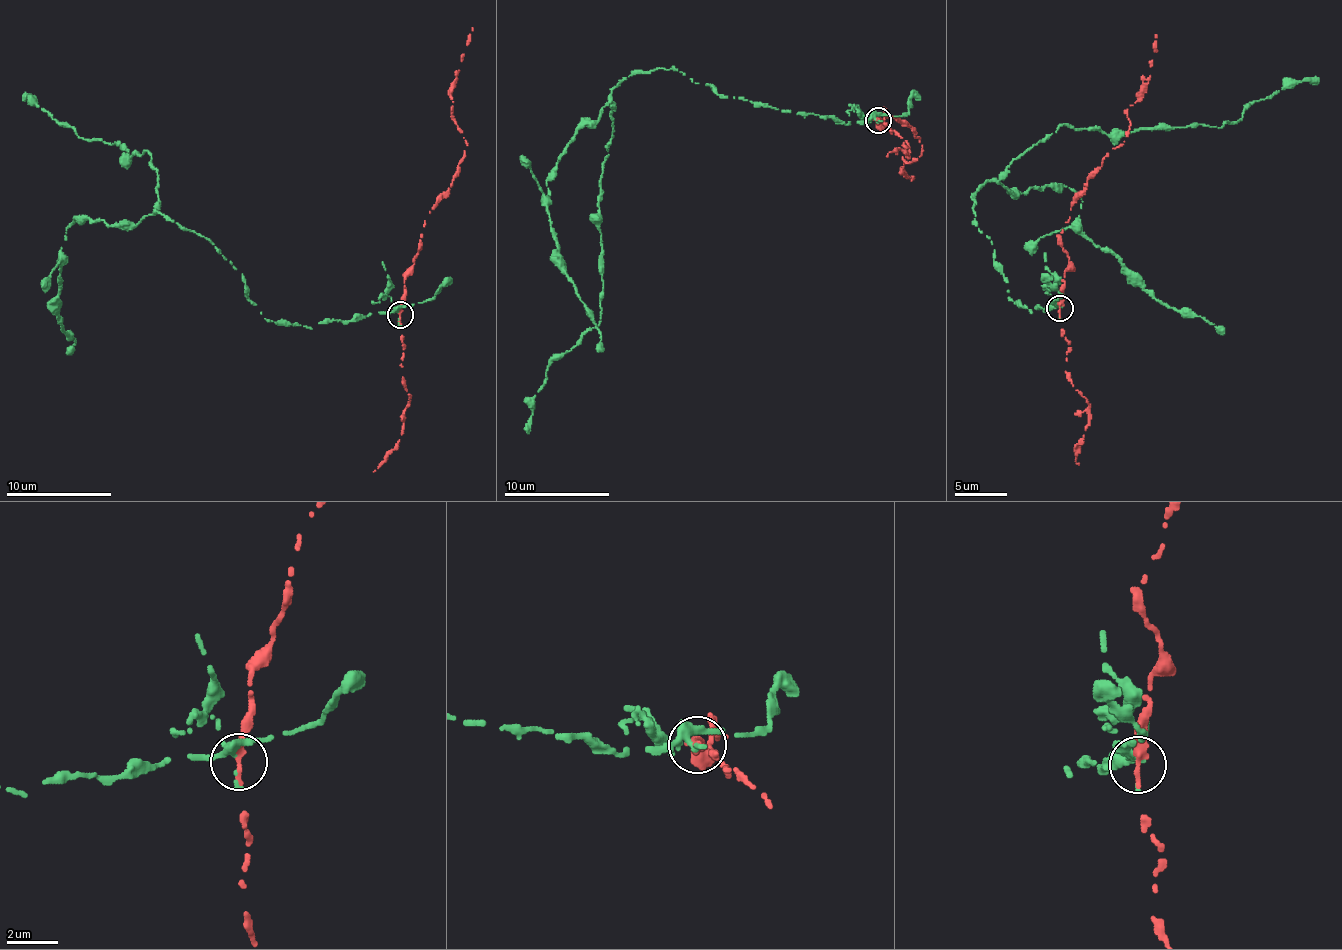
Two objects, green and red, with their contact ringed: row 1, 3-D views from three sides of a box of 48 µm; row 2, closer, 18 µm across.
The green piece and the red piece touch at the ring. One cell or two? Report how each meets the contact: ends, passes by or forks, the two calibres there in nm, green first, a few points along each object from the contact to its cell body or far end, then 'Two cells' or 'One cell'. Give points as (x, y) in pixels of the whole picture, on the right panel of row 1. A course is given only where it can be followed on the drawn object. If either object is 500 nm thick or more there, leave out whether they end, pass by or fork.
At the ring green forks. At the ring red ends. Thickness 180 nm (green) against 360 nm. Course of green: (1060, 306), (1011, 301), (974, 218), (985, 182), (1060, 126), (1217, 126), (1285, 86), (1317, 85). Course of red: (1060, 309), (1068, 255), (1058, 234), (1073, 199), (1130, 130), (1126, 108), (1149, 77), (1157, 34). Two cells

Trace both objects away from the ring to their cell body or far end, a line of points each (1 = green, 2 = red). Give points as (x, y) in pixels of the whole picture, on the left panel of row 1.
1: (400, 312), (268, 322), (216, 246), (155, 210), (148, 153), (131, 159), (24, 100)
2: (400, 315), (405, 275), (425, 220), (451, 184), (462, 157), (466, 140), (452, 113), (452, 83), (473, 27)

